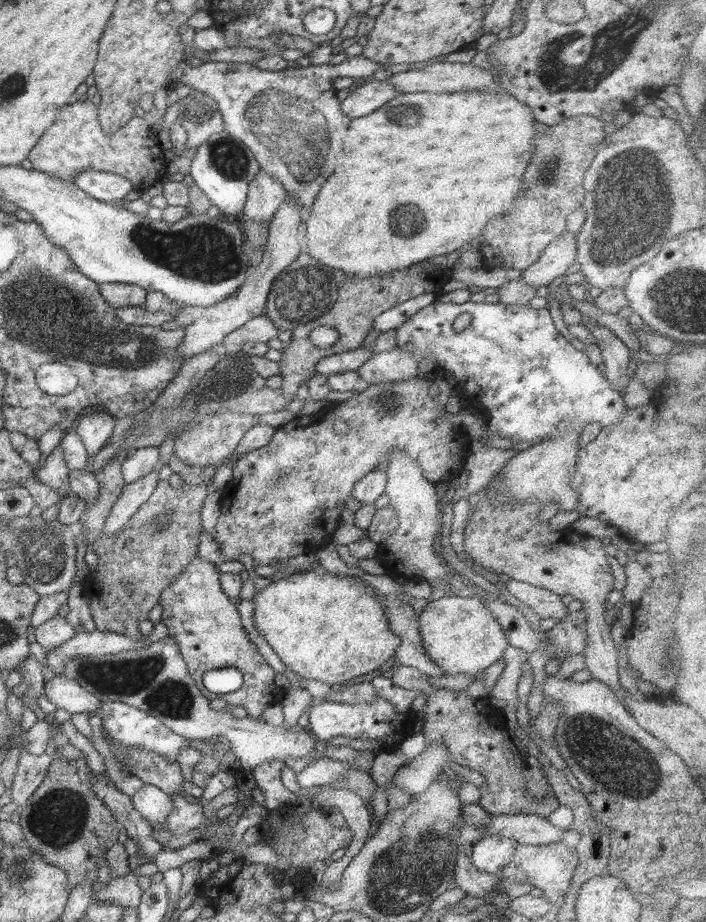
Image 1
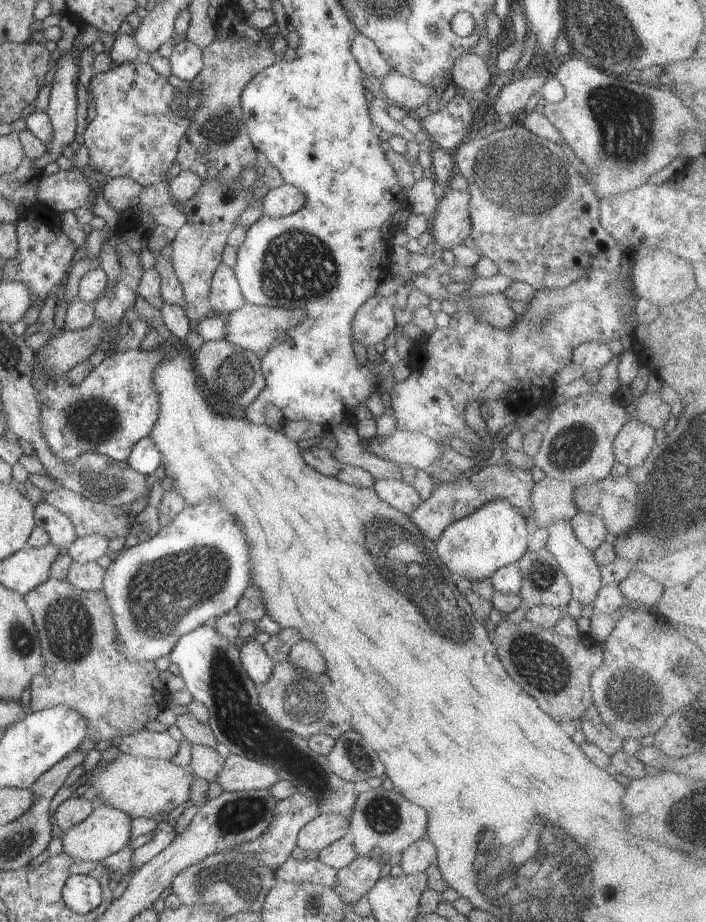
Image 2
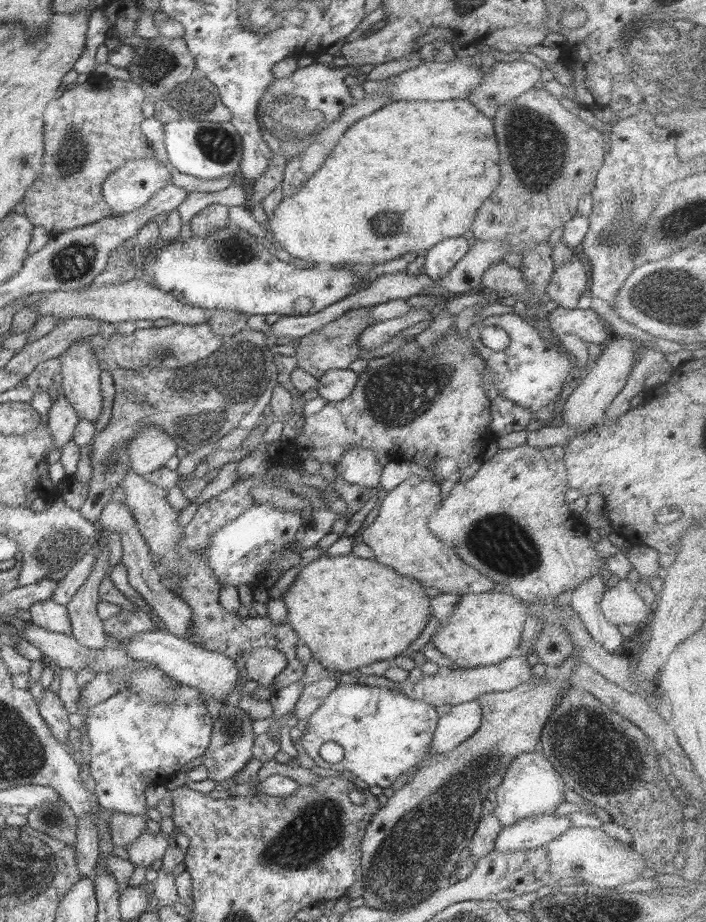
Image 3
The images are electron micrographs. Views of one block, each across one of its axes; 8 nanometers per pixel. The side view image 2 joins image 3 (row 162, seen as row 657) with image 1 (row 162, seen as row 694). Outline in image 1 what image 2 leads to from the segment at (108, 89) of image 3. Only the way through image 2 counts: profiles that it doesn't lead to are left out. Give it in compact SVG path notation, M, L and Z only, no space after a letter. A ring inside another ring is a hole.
M89 99L61 108L58 118L28 153L33 168L72 182L78 173L87 170L118 174L127 178L136 190L146 190L152 184L162 182L168 175L166 165L170 160L162 153L164 146L160 137L148 130L144 117L135 116L126 126L106 132L100 126L98 111L99 107Z

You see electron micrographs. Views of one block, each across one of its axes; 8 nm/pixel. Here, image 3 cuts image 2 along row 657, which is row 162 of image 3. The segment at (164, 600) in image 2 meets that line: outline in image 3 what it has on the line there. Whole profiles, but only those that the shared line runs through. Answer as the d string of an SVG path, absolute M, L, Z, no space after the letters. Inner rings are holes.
M153 156L150 159L134 159L124 163L119 169L110 173L110 176L102 184L102 196L104 202L118 214L134 212L138 208L146 206L146 202L158 190L172 183L172 175L170 175L172 166L168 163L162 163Z

